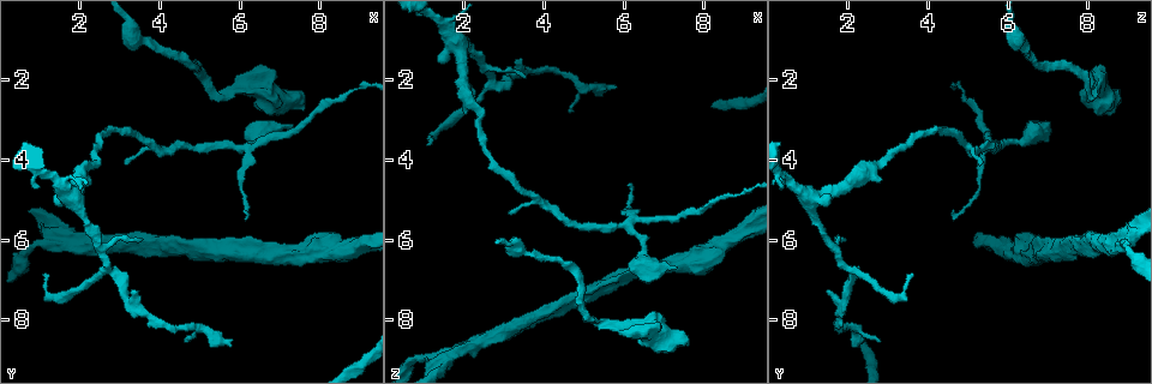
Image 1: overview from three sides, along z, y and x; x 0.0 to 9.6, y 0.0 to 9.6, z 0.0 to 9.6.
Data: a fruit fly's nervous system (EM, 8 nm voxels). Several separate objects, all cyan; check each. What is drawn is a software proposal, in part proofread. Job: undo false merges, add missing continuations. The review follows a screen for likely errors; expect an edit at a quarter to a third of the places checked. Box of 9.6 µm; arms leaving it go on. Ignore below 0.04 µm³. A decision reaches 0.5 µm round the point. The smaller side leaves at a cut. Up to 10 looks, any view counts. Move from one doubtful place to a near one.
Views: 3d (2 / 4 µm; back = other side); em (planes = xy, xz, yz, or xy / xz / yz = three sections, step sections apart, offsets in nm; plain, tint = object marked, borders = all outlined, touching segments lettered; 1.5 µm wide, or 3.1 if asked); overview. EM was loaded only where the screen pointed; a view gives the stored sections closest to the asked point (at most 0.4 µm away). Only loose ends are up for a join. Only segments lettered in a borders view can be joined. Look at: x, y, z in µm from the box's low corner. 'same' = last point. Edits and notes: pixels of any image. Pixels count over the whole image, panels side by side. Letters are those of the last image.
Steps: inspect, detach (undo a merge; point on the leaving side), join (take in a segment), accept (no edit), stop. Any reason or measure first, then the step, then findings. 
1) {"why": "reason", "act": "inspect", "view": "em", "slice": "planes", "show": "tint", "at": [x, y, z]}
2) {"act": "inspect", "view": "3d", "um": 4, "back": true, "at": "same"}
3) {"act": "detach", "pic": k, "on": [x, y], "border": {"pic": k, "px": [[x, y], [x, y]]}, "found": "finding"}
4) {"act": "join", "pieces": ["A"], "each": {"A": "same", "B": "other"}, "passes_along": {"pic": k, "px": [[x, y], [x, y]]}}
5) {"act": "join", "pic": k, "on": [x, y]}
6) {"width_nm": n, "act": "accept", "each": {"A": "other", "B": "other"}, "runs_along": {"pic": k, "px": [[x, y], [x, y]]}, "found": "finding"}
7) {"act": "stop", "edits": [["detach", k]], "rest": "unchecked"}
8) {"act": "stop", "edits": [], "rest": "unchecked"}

{"why": "thick end", "act": "inspect", "view": "em", "slice": "yz", "step": 8, "show": "borders", "at": [7.65, 2.75, 8.60]}

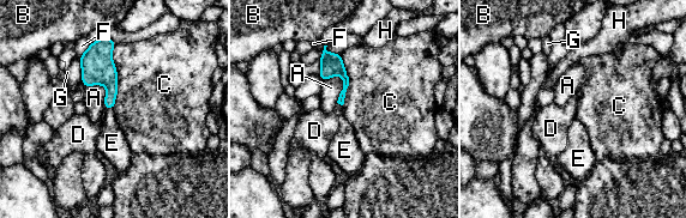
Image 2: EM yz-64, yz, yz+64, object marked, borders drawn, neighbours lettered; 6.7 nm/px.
{"act": "accept", "each": {"A": "other", "B": "other", "C": "other", "D": "other", "E": "other", "F": "other", "G": "other", "H": "other"}, "border": {"pic": 2, "px": [[337, 102], [342, 106]]}, "found": "no lettered segment goes on from it"}

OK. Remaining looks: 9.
{"why": "branch stops here", "act": "inspect", "view": "em", "slice": "planes", "show": "borders", "at": [7.40, 3.15, 6.75]}

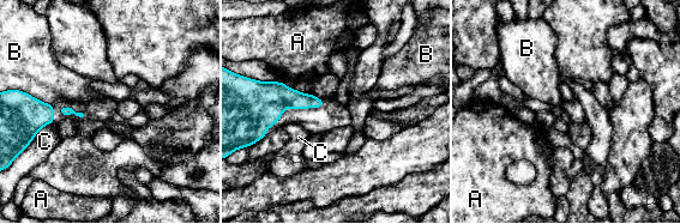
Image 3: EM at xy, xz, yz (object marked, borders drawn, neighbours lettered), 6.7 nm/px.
{"act": "accept", "each": {"A": "other", "B": "other", "C": "other"}, "border": {"pic": 3, "px": [[24, 91], [53, 107]]}, "found": "none of them fits"}

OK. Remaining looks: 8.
{"why": "abrupt turn", "act": "inspect", "view": "em", "slice": "planes", "show": "tint", "at": [5.45, 2.40, 8.10]}

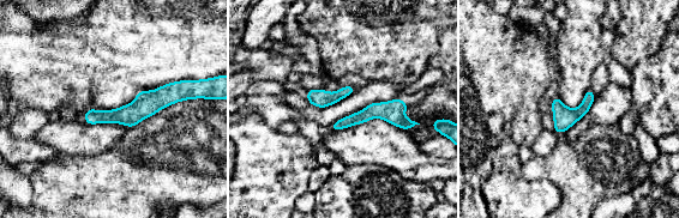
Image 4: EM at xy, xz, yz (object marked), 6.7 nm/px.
{"act": "inspect", "view": "em", "slice": "planes", "show": "borders", "at": "same"}

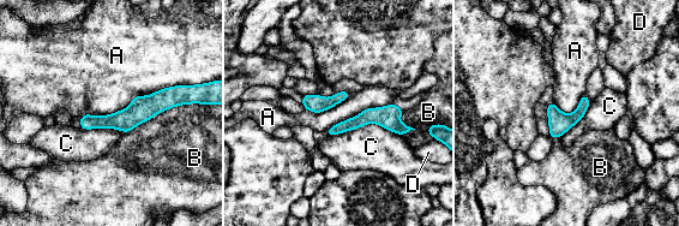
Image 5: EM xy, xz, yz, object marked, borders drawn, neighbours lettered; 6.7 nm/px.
{"act": "accept", "each": {"A": "other", "B": "other", "C": "other", "D": "other"}, "runs_along": {"pic": 5, "px": [[179, 100], [83, 125]]}, "found": "all the same neuron"}

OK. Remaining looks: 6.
{"why": "branch stops here", "act": "inspect", "view": "3d", "um": 4, "at": [5.75, 8.60, 2.10]}

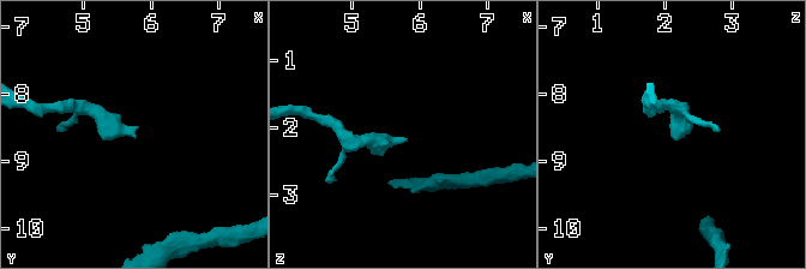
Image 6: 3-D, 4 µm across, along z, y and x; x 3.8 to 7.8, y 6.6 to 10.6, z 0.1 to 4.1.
{"why": "now the EM", "act": "inspect", "view": "em", "slice": "xz", "step": 8, "show": "borders", "at": [5.80, 8.65, 2.15]}

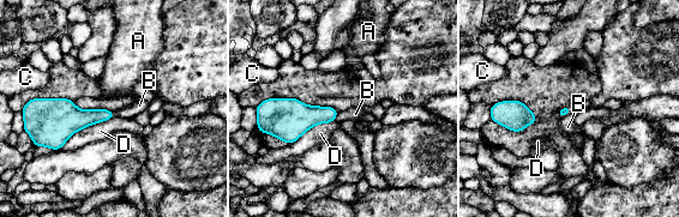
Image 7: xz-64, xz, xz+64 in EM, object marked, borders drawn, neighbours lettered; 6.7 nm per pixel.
{"act": "inspect", "view": "em", "slice": "planes", "show": "borders", "at": "same"}

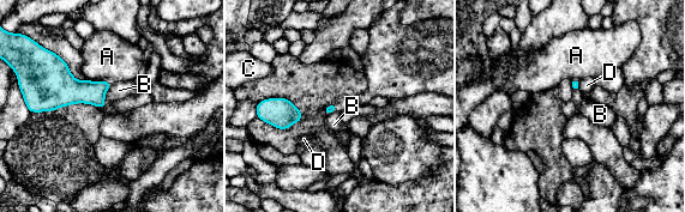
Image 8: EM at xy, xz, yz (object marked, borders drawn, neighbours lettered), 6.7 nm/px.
{"act": "accept", "each": {"A": "other", "B": "other", "C": "other", "D": "other"}, "border": {"pic": 8, "px": [[113, 83], [101, 109]]}, "found": "no lettered segment goes on from it"}

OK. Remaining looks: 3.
{"act": "stop", "edits": [], "rest": "unchecked"}

